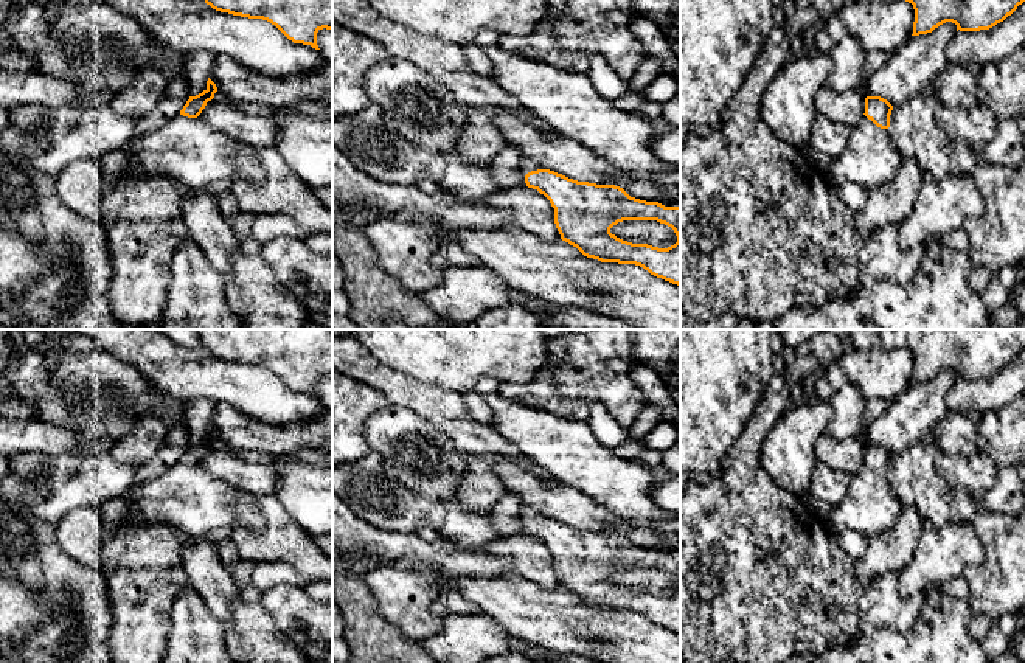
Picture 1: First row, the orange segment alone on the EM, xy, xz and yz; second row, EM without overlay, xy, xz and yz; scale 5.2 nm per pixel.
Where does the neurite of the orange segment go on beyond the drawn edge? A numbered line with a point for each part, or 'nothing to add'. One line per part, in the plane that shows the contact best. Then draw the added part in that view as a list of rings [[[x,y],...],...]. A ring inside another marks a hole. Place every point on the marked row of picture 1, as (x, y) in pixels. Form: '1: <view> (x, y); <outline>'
1: xz (527, 165); [[[522,158],[520,160],[520,175],[522,175],[522,182],[520,186],[525,188],[525,175],[531,171],[537,171],[537,169],[545,169],[544,166],[540,166],[537,161],[531,160],[531,158]]]

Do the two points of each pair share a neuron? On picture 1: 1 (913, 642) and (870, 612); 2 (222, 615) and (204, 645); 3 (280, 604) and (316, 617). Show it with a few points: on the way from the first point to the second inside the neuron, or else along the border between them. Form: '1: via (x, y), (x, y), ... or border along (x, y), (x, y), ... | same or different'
1: border along (923, 604), (906, 629), (879, 628), (870, 646) | different
2: border along (198, 592), (208, 612), (224, 626) | different
3: via (289, 606), (298, 615), (306, 617) | same

